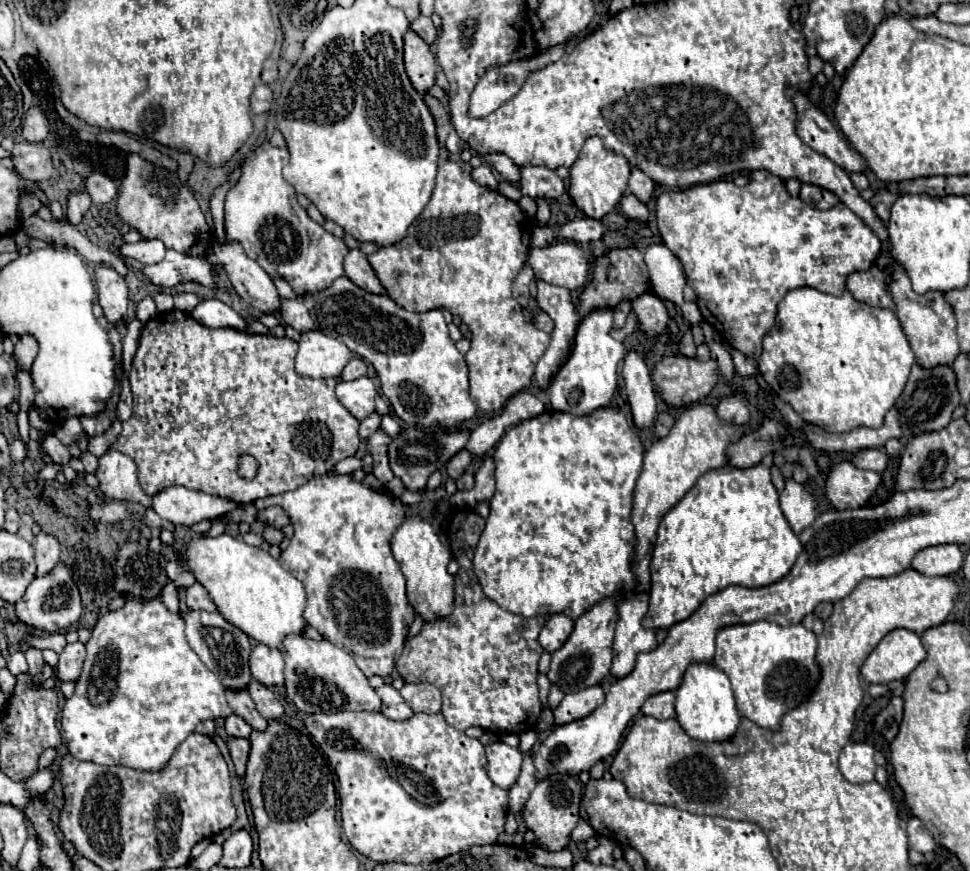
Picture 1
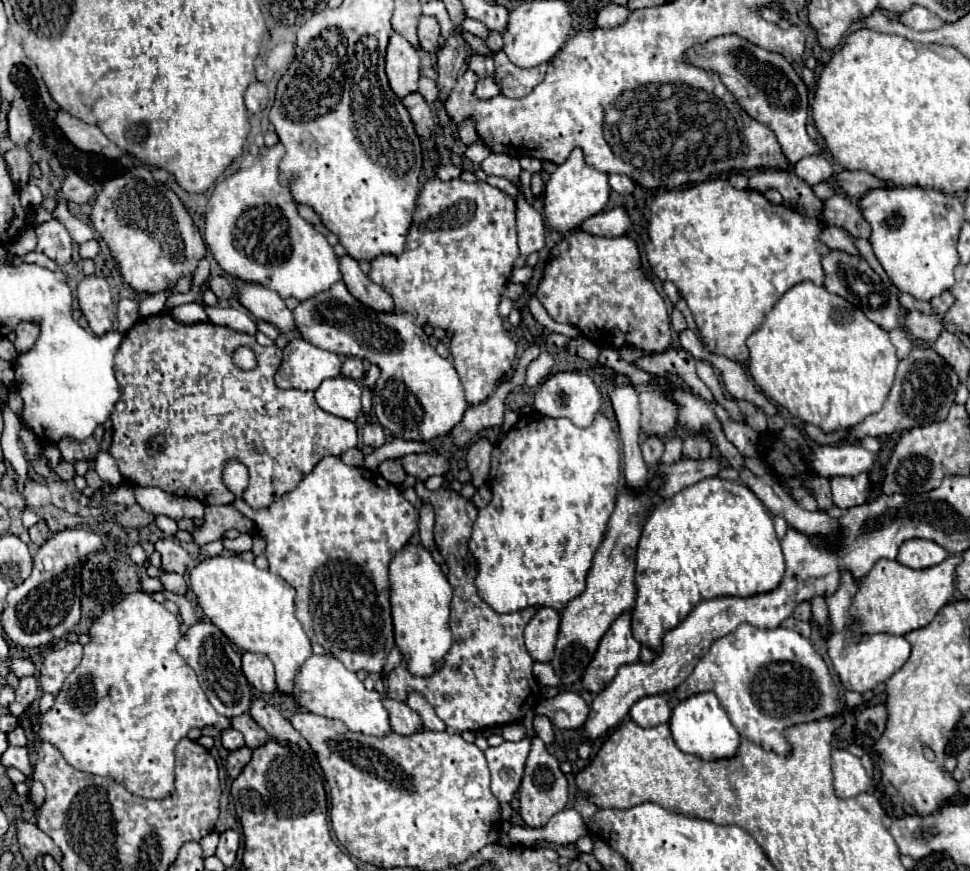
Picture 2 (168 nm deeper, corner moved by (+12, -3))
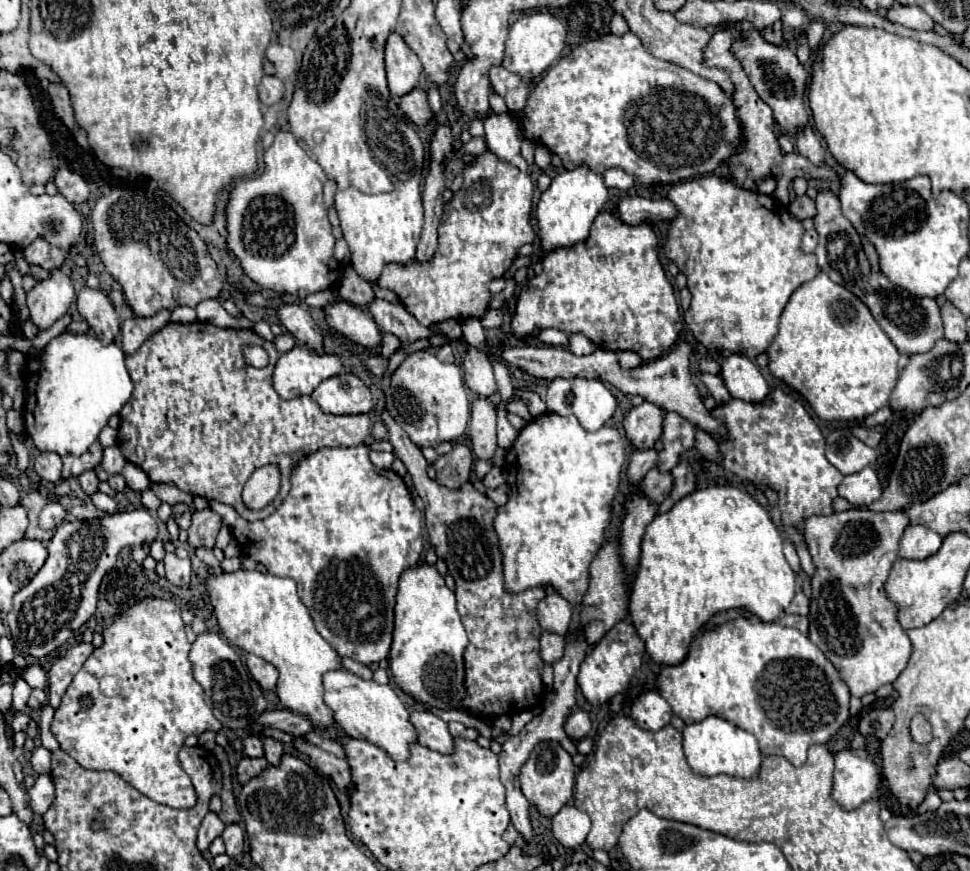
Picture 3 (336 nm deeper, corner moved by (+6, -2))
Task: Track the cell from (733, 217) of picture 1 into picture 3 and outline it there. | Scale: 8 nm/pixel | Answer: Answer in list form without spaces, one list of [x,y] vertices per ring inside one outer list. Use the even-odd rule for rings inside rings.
[[[701,176],[673,184],[668,198],[677,204],[679,216],[671,222],[665,254],[669,260],[677,262],[679,270],[687,276],[687,288],[693,296],[685,312],[685,324],[711,352],[729,350],[755,358],[765,352],[775,338],[779,316],[793,290],[819,272],[815,254],[803,254],[801,250],[805,232],[801,222],[793,218],[785,206],[781,212],[781,204],[771,196],[743,190],[719,176]]]

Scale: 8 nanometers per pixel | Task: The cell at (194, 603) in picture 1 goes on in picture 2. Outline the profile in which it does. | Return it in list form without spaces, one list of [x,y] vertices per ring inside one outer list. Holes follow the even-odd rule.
[[[161,573],[161,583],[171,593],[177,593],[177,595],[185,595],[187,593],[187,583],[185,583],[183,575],[177,575],[177,573]]]

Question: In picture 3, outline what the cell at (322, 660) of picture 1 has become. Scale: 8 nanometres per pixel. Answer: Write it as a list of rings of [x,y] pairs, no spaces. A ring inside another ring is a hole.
[[[347,670],[327,672],[323,678],[325,702],[335,714],[335,722],[347,736],[365,740],[383,748],[393,760],[409,760],[409,746],[417,742],[417,730],[409,720],[409,712],[389,684],[377,684],[373,680],[361,680]]]

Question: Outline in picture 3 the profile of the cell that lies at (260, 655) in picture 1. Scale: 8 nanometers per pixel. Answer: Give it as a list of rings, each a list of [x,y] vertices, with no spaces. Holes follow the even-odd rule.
[[[247,654],[245,656],[245,664],[247,664],[251,676],[259,682],[259,686],[263,690],[275,690],[275,684],[277,684],[277,676],[279,674],[277,674],[277,670],[275,670],[273,664],[269,664],[263,658],[253,656],[253,654]]]

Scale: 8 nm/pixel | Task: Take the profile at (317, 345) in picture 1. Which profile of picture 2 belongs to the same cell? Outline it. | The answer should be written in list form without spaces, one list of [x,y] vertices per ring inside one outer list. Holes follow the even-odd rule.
[[[293,339],[283,349],[283,361],[275,375],[277,387],[315,391],[325,379],[339,377],[341,359],[327,349],[303,339]]]

